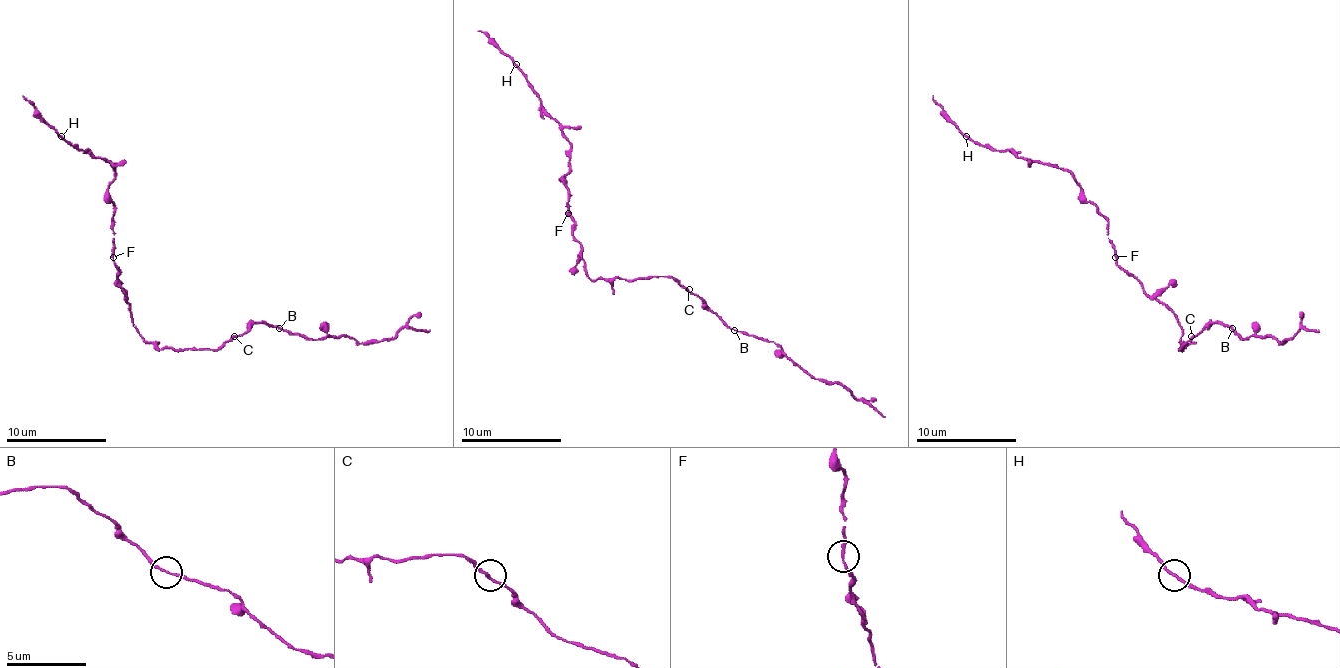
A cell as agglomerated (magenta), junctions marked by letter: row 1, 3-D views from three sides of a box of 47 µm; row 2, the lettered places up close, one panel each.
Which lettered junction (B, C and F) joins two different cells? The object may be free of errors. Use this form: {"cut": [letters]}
{"cut": []}

